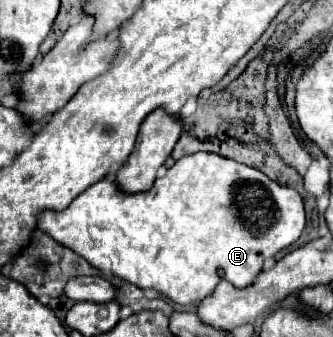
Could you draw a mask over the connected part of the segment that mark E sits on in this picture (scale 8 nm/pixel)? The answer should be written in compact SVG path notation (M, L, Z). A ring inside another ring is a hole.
M207 152L179 158L147 192L125 194L111 178L103 178L79 194L63 212L43 212L39 218L39 230L81 254L105 276L117 276L141 290L157 290L175 304L201 302L221 280L237 288L251 286L263 262L273 258L281 248L291 246L303 228L305 210L297 190L279 186L255 168Z

